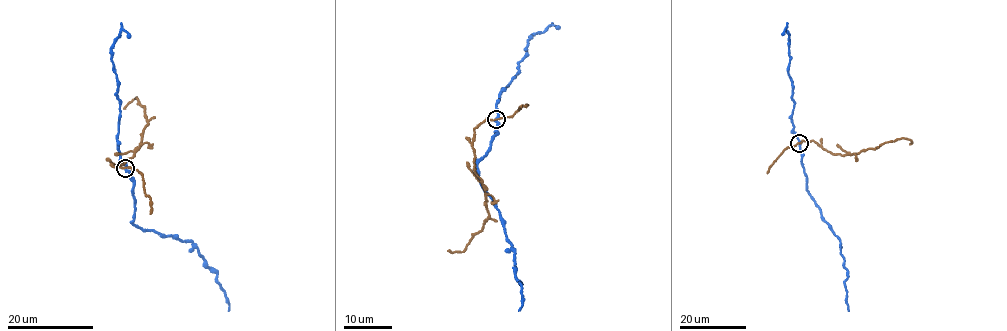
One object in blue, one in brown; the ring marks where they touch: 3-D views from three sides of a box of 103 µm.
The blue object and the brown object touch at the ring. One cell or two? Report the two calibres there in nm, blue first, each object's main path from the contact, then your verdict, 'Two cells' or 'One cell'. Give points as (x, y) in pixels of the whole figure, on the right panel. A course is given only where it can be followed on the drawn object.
Thickness 240 nm (blue) against 130 nm. Course of blue: (800, 143), (806, 190), (840, 241), (847, 271), (844, 284), (849, 310). Course of brown: (800, 143), (812, 140), (823, 149), (843, 155), (876, 149), (897, 139), (908, 139), (912, 141), (910, 144). Two cells

